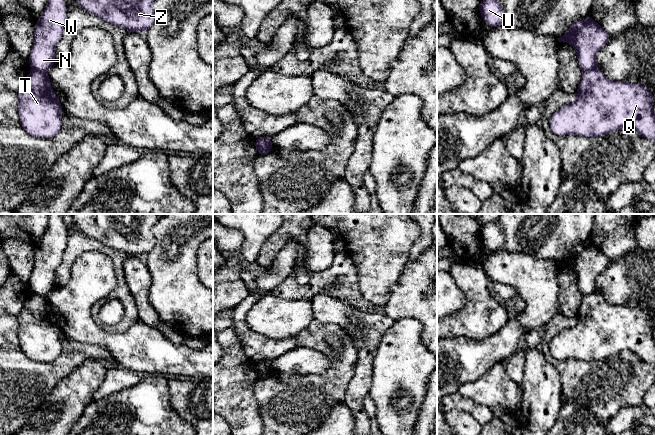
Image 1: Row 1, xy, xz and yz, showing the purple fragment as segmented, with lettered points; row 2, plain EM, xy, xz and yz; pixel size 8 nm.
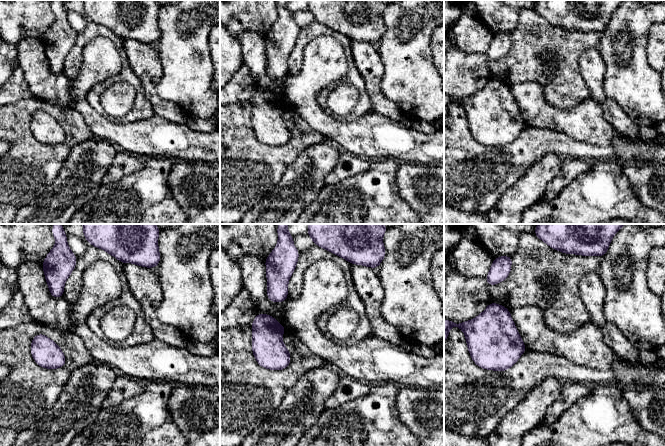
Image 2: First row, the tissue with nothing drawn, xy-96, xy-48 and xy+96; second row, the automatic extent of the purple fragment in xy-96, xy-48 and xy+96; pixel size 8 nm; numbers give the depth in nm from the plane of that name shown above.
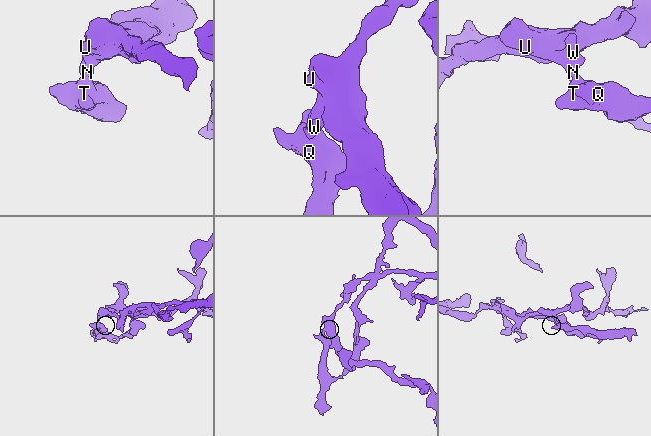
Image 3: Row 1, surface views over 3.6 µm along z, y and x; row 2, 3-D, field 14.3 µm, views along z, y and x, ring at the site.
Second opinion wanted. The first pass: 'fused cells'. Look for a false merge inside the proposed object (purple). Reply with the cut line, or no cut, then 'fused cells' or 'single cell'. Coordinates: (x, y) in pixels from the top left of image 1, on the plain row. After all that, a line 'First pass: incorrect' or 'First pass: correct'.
cut in xy along (33, 293), (45, 297); fused cells
First pass: correct

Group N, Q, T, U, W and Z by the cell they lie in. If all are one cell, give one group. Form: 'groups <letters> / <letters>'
groups N U W Z / Q T

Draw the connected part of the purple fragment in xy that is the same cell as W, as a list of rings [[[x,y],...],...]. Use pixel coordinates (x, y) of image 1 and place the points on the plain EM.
[[[49,214],[47,231],[36,245],[34,266],[29,280],[33,294],[46,297],[55,286],[55,271],[67,245],[62,214]]]

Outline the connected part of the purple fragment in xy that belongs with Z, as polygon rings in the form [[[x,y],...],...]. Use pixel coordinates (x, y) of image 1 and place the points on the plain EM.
[[[73,214],[74,223],[89,237],[132,256],[144,257],[155,245],[153,225],[160,214]]]

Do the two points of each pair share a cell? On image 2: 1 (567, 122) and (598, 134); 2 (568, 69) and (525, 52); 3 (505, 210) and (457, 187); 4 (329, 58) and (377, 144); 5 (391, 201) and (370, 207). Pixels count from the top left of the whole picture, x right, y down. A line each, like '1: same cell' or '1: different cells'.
1: same cell
2: same cell
3: different cells
4: same cell
5: same cell

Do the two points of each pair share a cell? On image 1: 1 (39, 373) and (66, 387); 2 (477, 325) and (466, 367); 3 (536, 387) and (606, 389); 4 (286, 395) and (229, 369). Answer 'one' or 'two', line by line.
1: two
2: two
3: two
4: two

